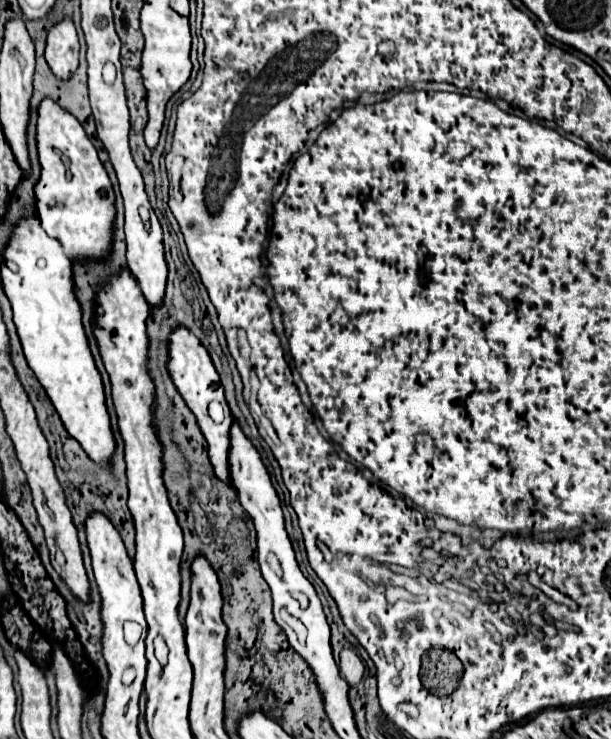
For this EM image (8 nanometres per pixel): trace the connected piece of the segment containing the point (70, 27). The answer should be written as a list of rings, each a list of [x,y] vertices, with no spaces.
[[[64,20],[50,28],[46,42],[46,62],[58,80],[70,80],[70,76],[78,70],[78,56],[80,44],[74,24]]]

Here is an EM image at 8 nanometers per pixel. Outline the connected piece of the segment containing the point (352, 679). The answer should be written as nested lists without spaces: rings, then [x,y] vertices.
[[[342,650],[340,652],[338,666],[340,666],[340,672],[344,674],[344,678],[350,686],[360,684],[360,680],[364,678],[364,664],[352,650]]]

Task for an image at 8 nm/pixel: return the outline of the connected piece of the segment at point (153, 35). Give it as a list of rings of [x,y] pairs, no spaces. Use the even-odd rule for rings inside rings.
[[[144,4],[142,12],[140,12],[140,26],[142,26],[144,38],[146,38],[146,46],[144,46],[144,54],[142,54],[142,70],[140,72],[142,72],[142,78],[144,78],[144,86],[148,90],[148,114],[150,114],[144,136],[146,136],[148,148],[154,150],[156,144],[158,144],[158,138],[160,138],[162,124],[164,124],[166,102],[190,78],[192,72],[192,62],[190,60],[192,37],[190,26],[188,26],[188,18],[176,14],[172,8],[156,8],[152,4]]]

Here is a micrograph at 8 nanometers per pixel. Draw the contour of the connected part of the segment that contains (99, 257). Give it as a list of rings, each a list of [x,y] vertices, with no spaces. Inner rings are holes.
[[[44,100],[38,108],[38,158],[42,164],[42,176],[36,184],[36,208],[38,208],[38,228],[42,228],[42,236],[54,236],[62,248],[66,248],[66,256],[70,256],[72,264],[88,264],[88,262],[104,262],[112,252],[114,240],[114,222],[116,222],[116,198],[112,182],[98,158],[96,148],[88,140],[82,124],[66,110],[62,110],[56,102]]]

